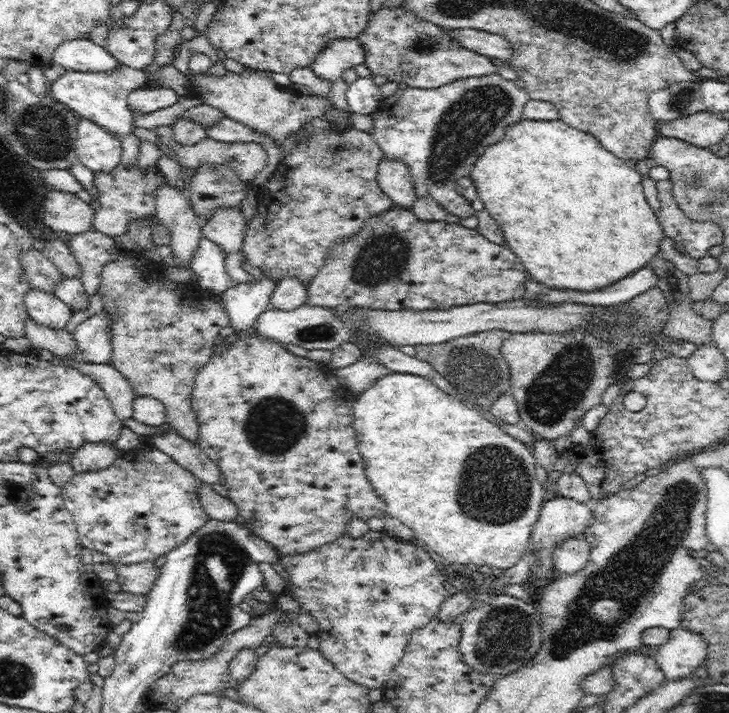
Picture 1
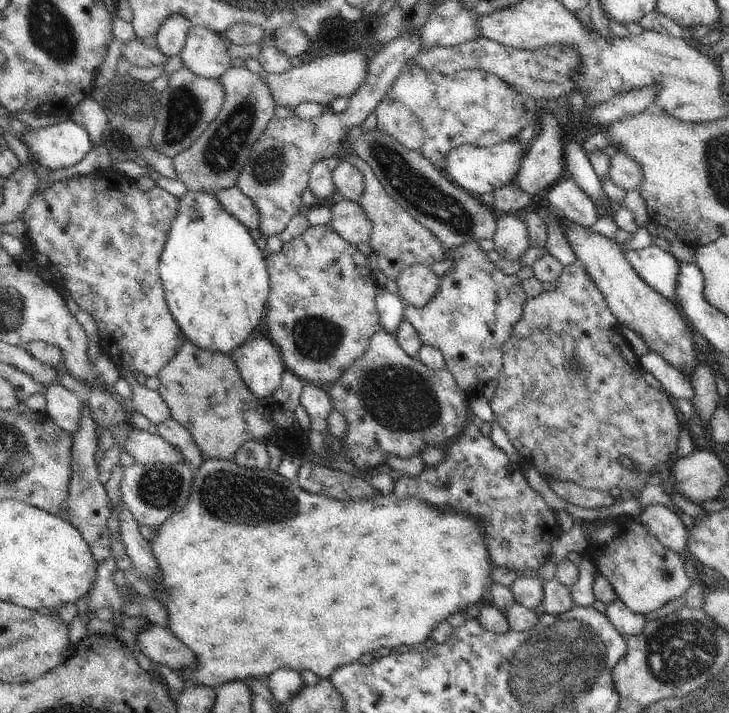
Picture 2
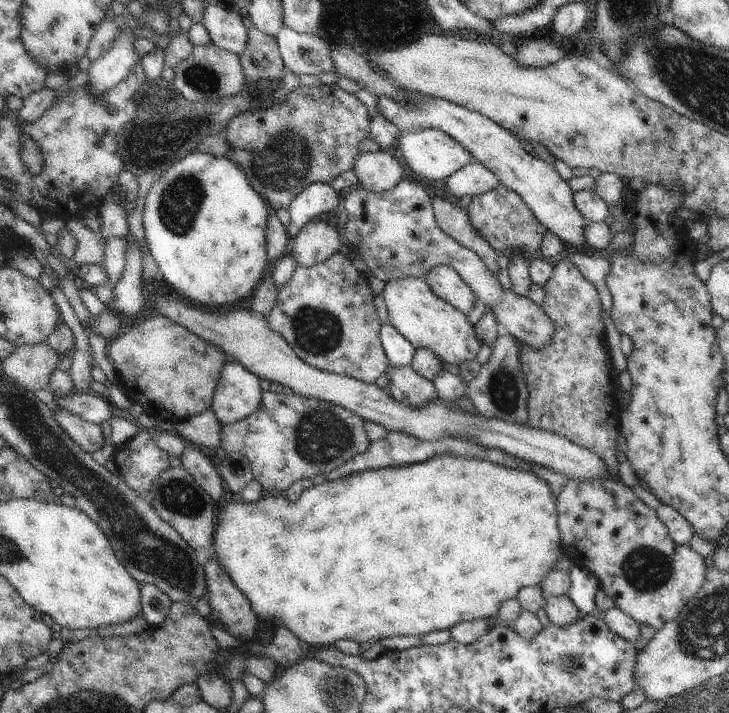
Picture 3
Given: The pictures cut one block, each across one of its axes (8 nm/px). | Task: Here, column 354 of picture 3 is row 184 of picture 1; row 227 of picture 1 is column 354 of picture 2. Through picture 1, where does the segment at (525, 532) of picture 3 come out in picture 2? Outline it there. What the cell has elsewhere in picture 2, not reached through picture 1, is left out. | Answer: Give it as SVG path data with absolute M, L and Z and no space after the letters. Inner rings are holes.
M216 459L204 461L192 478L192 490L186 506L180 512L172 514L155 532L148 544L160 566L162 580L160 584L156 584L154 580L144 580L144 582L150 586L154 599L166 608L168 614L166 629L170 630L178 640L182 640L198 658L198 662L190 670L176 672L183 678L185 688L200 684L217 691L230 681L267 680L278 668L284 666L300 672L309 670L321 679L330 680L334 670L358 662L361 656L372 654L380 648L395 650L404 644L421 646L432 634L436 625L446 620L450 614L462 612L472 604L487 600L487 591L492 585L490 574L494 568L488 562L488 548L482 530L478 526L478 520L472 516L460 514L456 510L438 510L431 503L420 500L418 496L400 500L394 493L381 494L370 500L358 500L358 502L339 501L332 497L304 492L295 479L288 480L276 471L244 468L234 461Z

